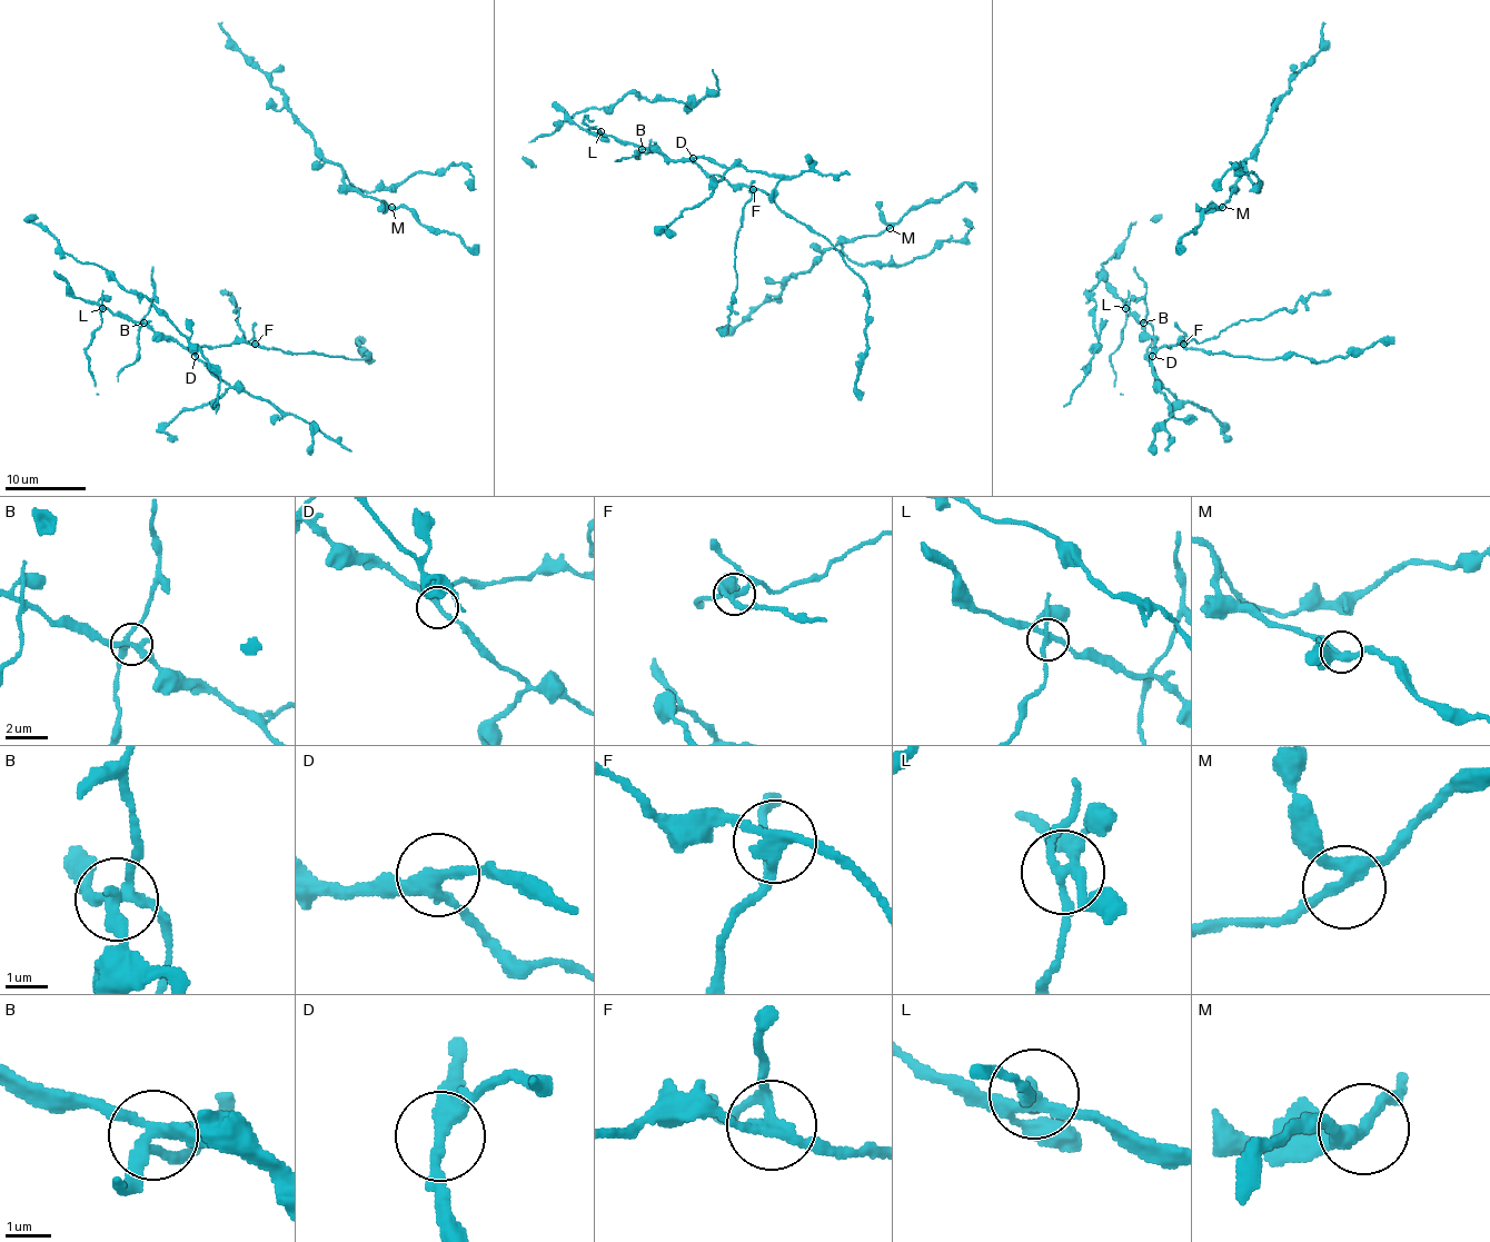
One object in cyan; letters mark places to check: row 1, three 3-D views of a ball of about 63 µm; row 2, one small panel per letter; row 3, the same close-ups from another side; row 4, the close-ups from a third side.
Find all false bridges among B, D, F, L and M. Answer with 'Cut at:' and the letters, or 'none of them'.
Cut at: B, F, L

